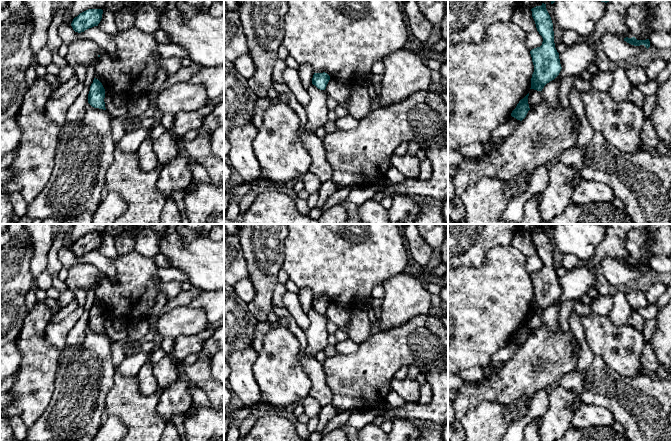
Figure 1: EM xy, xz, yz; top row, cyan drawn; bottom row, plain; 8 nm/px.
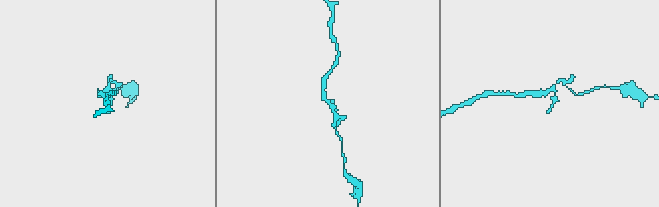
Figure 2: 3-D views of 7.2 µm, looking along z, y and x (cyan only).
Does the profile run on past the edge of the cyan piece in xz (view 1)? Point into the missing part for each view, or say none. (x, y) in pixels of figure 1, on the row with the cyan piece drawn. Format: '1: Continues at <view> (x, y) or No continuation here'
1: No continuation here

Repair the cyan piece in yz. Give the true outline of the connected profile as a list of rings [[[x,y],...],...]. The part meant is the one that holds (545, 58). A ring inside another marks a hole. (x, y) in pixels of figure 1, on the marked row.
[[[546,4],[531,9],[537,31],[543,38],[542,45],[530,51],[534,72],[531,78],[531,88],[542,91],[544,86],[554,80],[560,73],[559,53],[555,48],[554,31],[551,17]]]

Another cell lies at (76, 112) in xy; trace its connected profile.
[[[92,65],[86,68],[86,78],[83,81],[84,88],[77,97],[77,99],[73,102],[71,107],[68,109],[66,114],[66,122],[69,123],[77,123],[80,122],[84,115],[86,105],[88,103],[88,94],[90,91],[90,86],[93,83],[95,78],[95,71]]]

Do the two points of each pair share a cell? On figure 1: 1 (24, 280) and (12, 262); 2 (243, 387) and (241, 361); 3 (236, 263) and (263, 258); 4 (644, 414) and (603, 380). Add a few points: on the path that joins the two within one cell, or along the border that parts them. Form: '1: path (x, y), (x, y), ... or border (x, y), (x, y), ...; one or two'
1: path (20, 276), (12, 266); one
2: path (242, 381), (241, 367); one
3: border (239, 238), (243, 257), (247, 265), (248, 277); two
4: path (634, 404), (628, 398), (613, 390); one

